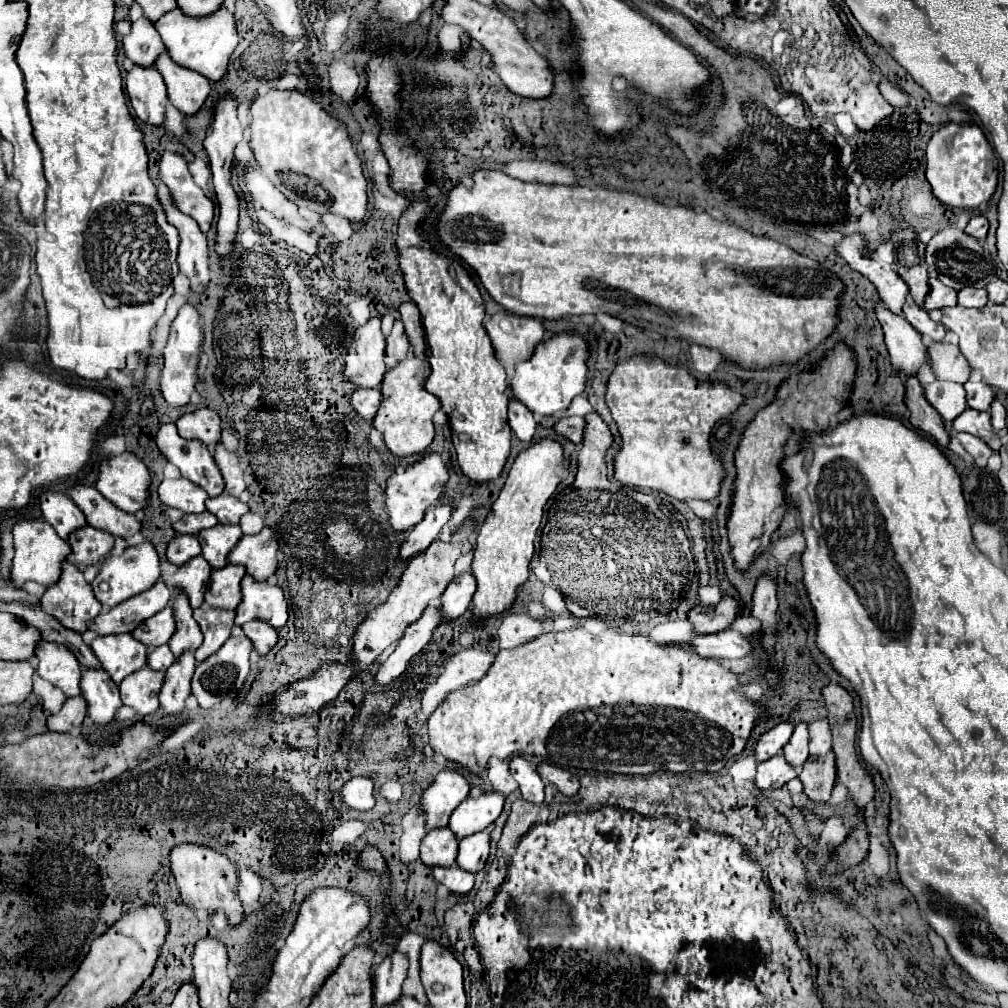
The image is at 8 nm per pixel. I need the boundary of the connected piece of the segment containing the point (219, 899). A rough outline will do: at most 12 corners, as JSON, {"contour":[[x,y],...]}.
{"contour":[[212,848],[170,854],[182,902],[204,918],[244,922],[238,868]]}

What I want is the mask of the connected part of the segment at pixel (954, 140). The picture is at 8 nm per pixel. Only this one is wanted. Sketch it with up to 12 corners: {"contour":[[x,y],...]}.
{"contour":[[946,124],[926,180],[950,208],[978,208],[998,162],[976,124]]}

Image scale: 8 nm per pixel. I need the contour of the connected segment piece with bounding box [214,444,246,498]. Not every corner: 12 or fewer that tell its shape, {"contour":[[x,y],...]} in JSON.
{"contour":[[216,446],[216,464],[226,480],[224,492],[238,498],[244,474],[236,454]]}

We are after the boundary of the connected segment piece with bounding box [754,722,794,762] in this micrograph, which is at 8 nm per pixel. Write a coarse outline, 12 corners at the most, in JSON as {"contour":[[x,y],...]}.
{"contour":[[780,722],[760,736],[756,762],[776,756],[794,726]]}

